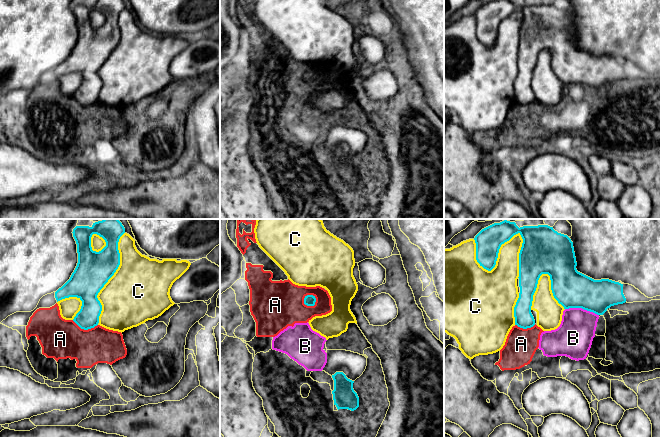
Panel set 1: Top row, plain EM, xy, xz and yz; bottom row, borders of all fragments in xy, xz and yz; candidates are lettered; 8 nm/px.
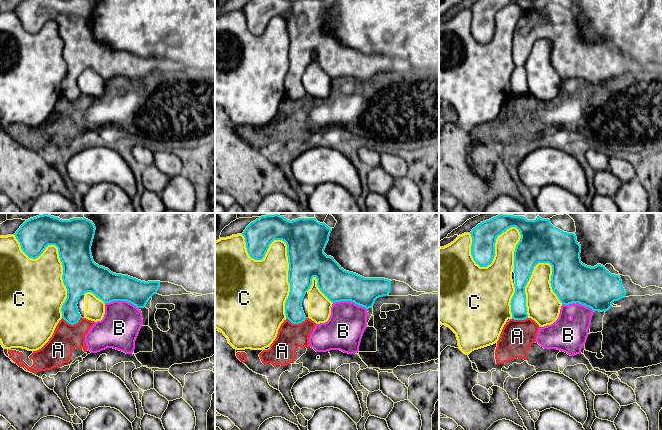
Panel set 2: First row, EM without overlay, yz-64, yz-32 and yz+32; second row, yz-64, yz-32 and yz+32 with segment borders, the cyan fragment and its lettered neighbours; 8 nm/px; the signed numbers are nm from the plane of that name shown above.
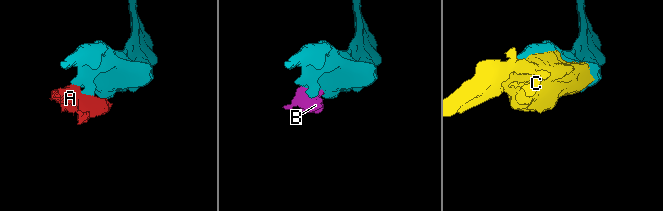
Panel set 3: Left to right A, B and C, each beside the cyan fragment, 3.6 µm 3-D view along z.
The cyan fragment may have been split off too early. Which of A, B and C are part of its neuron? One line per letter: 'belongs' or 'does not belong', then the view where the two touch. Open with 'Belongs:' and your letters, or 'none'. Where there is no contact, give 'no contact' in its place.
Belongs: C
A: does not belong; meets cyan in xz
B: does not belong; meets cyan in yz
C: belongs; meets cyan in yz

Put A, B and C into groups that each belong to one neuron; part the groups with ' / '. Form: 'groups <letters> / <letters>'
groups A B / C

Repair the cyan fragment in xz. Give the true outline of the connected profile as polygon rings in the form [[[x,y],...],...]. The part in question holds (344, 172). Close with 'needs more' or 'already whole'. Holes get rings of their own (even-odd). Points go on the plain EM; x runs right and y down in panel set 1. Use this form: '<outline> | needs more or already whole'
[[[336,148],[332,154],[334,156],[332,170],[337,185],[356,186],[359,183],[359,173],[353,165],[354,157],[348,155],[343,148]]] | already whole

